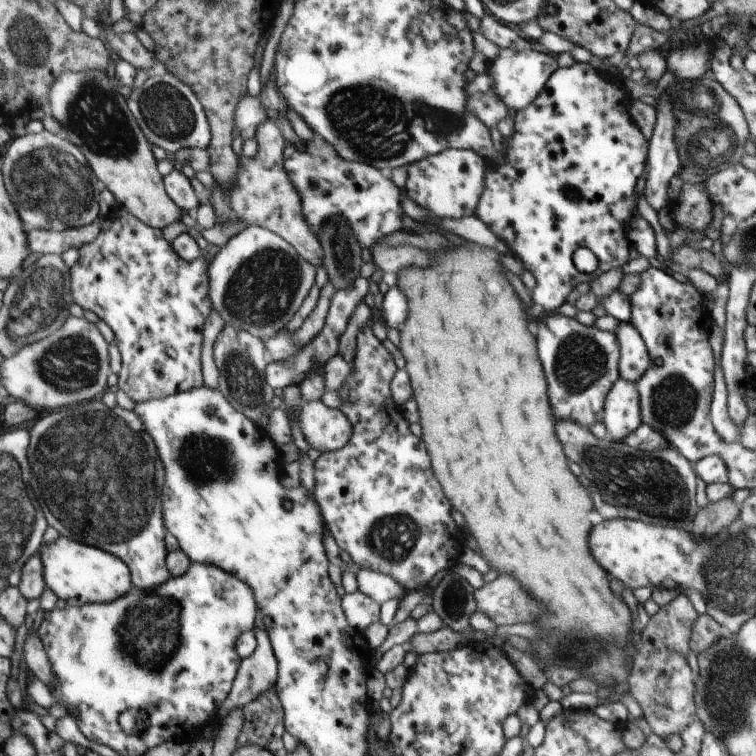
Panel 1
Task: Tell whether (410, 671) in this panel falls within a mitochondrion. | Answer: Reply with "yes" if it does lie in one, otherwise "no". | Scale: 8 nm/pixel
no

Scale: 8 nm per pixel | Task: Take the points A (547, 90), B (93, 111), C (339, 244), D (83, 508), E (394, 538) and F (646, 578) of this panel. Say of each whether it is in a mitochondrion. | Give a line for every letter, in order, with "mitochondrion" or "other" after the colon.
A: other
B: mitochondrion
C: mitochondrion
D: mitochondrion
E: mitochondrion
F: other

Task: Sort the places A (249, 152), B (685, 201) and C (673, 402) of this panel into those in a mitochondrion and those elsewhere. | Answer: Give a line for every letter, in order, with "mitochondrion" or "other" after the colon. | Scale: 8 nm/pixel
A: other
B: other
C: mitochondrion

